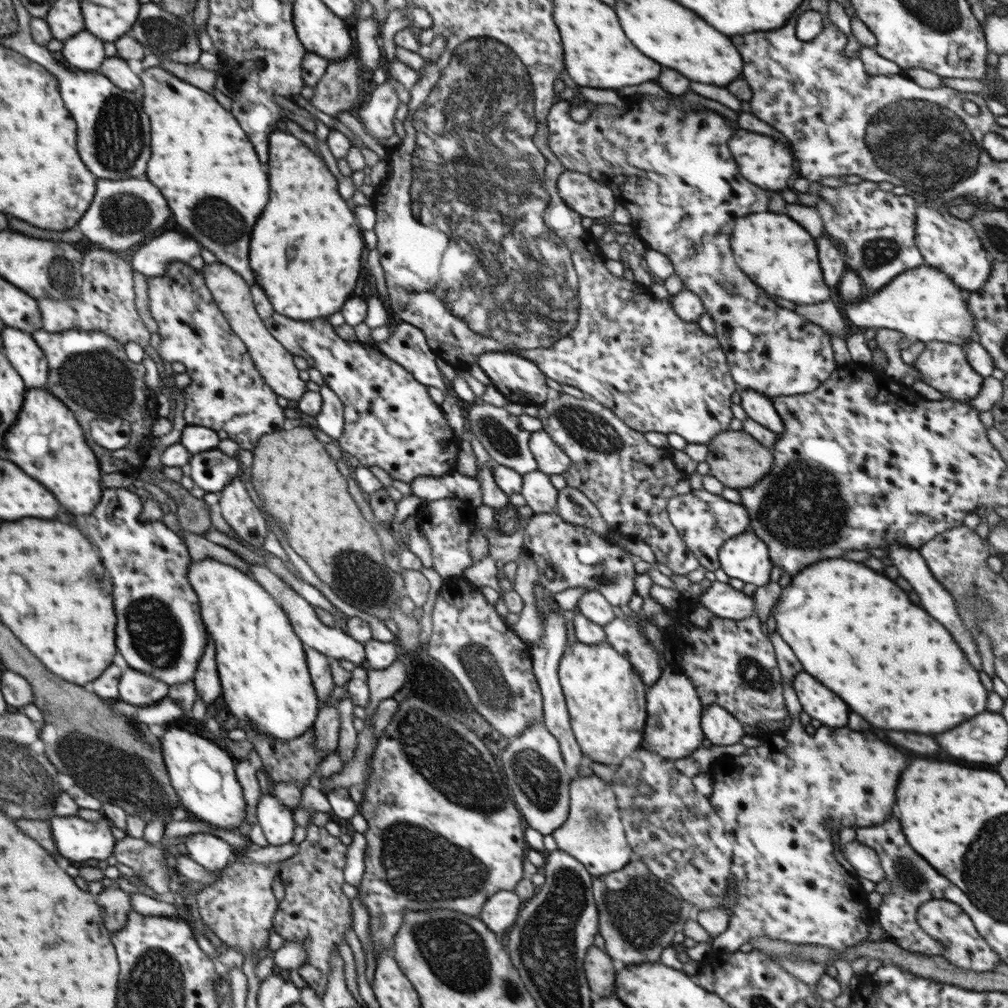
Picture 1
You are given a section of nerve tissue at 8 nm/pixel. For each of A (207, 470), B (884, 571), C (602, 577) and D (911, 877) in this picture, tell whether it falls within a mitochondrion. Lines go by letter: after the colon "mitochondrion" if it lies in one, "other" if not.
A: other
B: other
C: mitochondrion
D: mitochondrion

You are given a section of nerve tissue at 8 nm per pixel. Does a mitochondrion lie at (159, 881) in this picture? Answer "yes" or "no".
no

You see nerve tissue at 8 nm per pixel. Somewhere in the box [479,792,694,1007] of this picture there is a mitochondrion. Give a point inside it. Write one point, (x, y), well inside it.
(640, 912)

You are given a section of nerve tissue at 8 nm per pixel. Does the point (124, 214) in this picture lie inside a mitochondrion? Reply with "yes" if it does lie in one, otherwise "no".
yes

